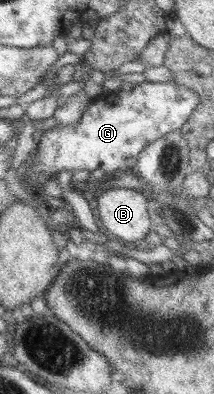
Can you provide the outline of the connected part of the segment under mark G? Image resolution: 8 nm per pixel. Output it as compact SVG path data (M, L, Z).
M144 80L139 85L133 85L128 92L101 92L84 108L77 123L56 123L47 127L29 161L22 164L17 177L27 191L38 194L43 199L46 209L66 209L61 198L42 193L40 183L43 179L55 177L60 172L73 173L80 170L102 170L106 176L118 169L132 171L139 151L167 132L179 130L197 103L197 96L189 88L177 86L171 80Z

